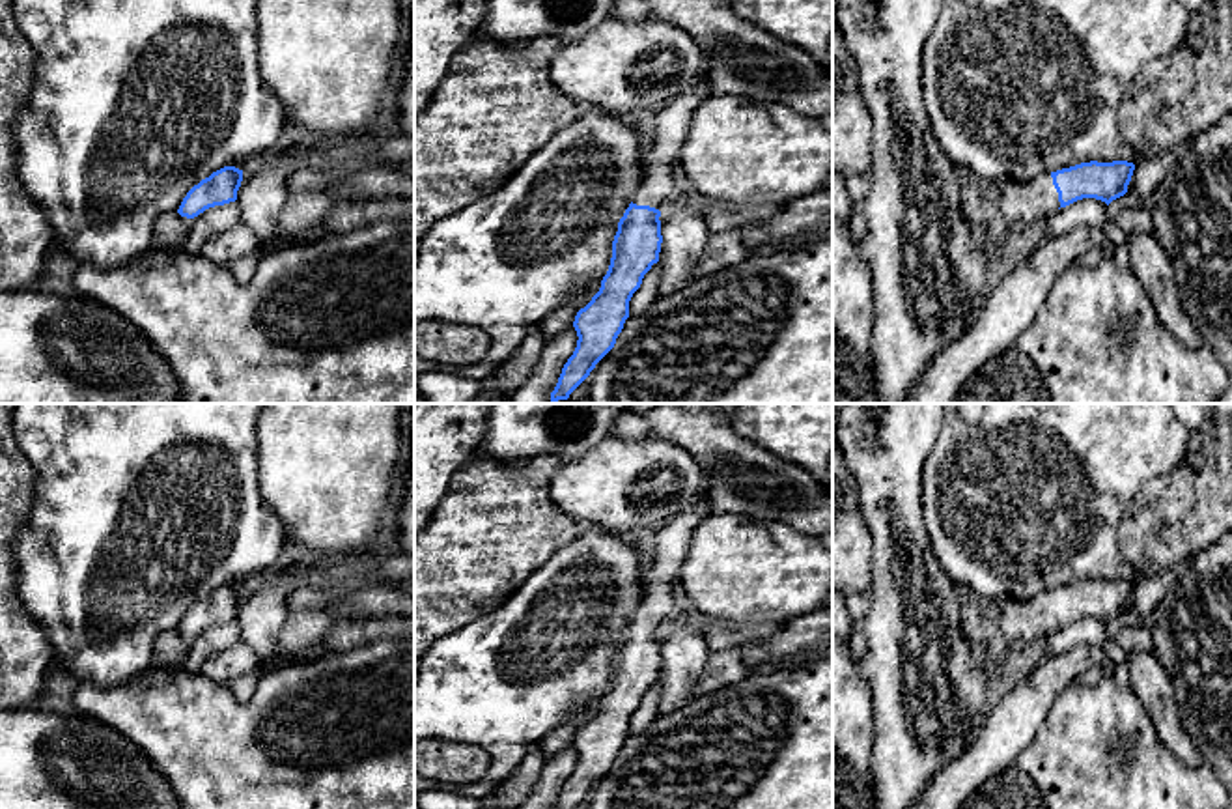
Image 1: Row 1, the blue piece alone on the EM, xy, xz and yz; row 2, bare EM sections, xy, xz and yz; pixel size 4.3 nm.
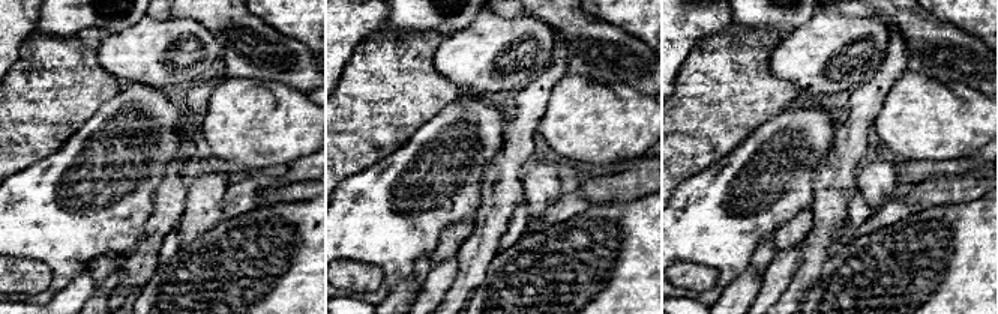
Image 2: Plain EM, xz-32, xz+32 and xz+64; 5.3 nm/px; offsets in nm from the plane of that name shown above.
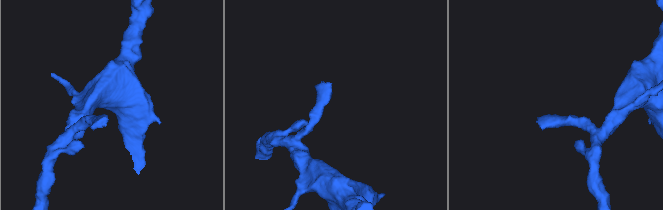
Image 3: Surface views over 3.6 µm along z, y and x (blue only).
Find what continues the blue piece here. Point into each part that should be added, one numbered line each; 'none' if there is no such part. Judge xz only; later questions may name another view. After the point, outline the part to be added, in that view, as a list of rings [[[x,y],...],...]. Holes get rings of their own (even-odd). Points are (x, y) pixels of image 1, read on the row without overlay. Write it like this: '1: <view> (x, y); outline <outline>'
1: xz (672, 540); outline [[[707,478],[694,504],[666,521],[655,534],[653,551],[642,570],[644,603],[633,617],[637,624],[650,624],[663,630],[674,620],[672,585],[689,553],[694,529],[711,514]]]

